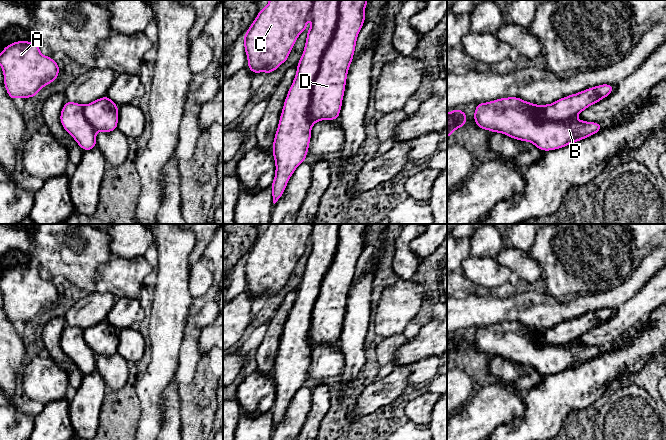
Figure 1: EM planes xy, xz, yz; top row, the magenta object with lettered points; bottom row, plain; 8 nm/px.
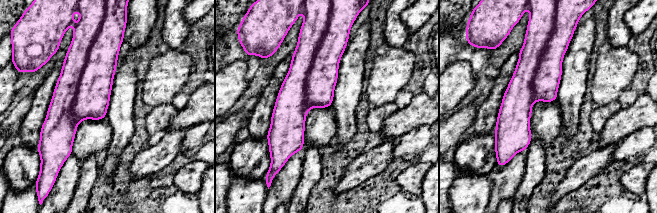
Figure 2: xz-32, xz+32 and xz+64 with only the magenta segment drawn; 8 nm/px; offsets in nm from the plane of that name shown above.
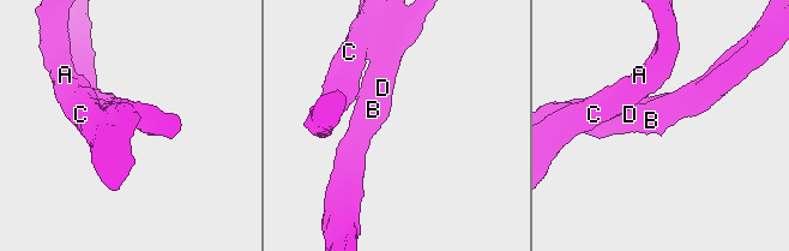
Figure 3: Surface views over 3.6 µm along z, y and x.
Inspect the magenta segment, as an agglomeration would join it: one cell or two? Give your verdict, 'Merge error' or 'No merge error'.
Merge error

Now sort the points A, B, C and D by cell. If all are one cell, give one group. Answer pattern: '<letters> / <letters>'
A B C / D

